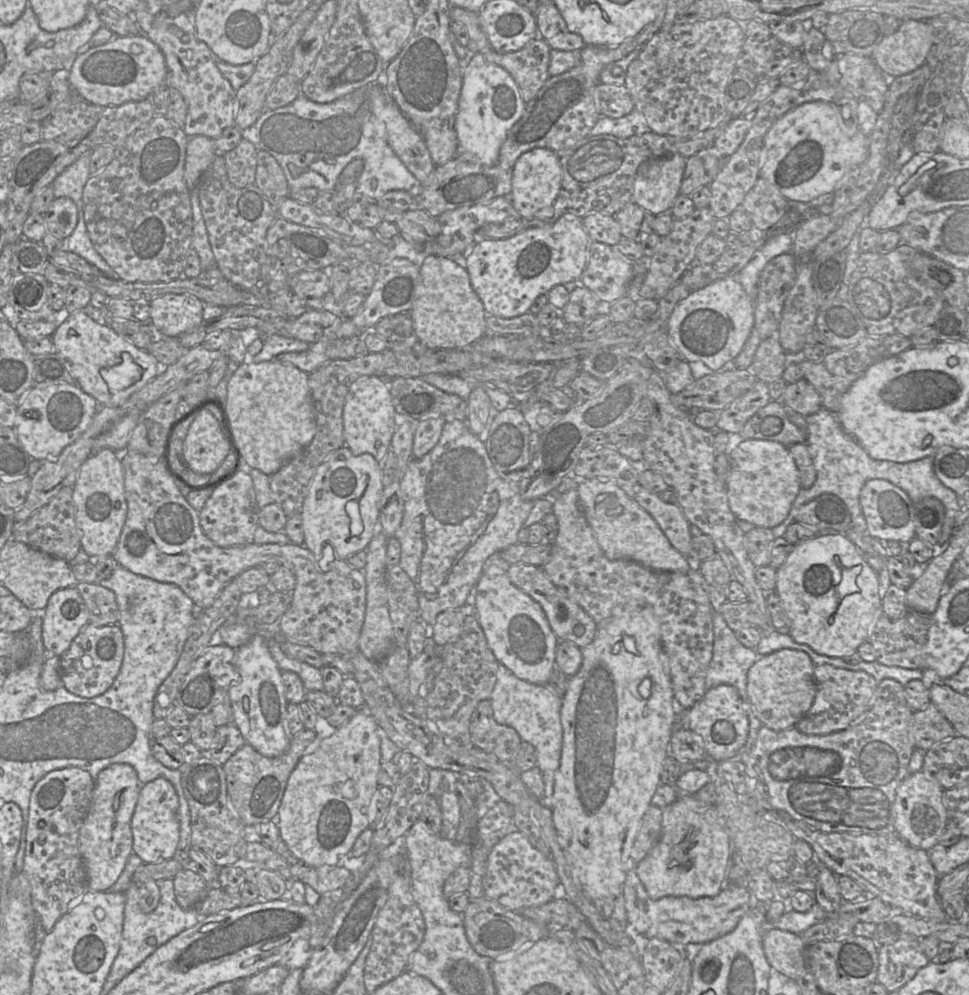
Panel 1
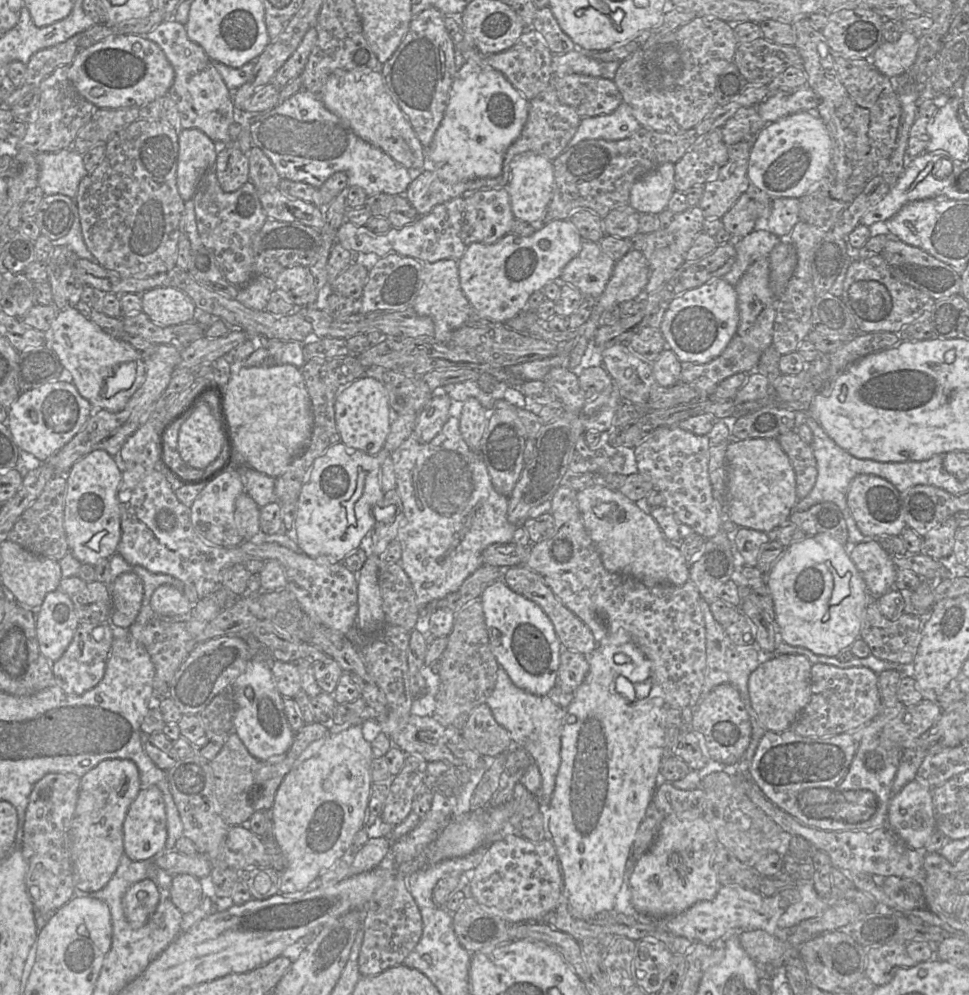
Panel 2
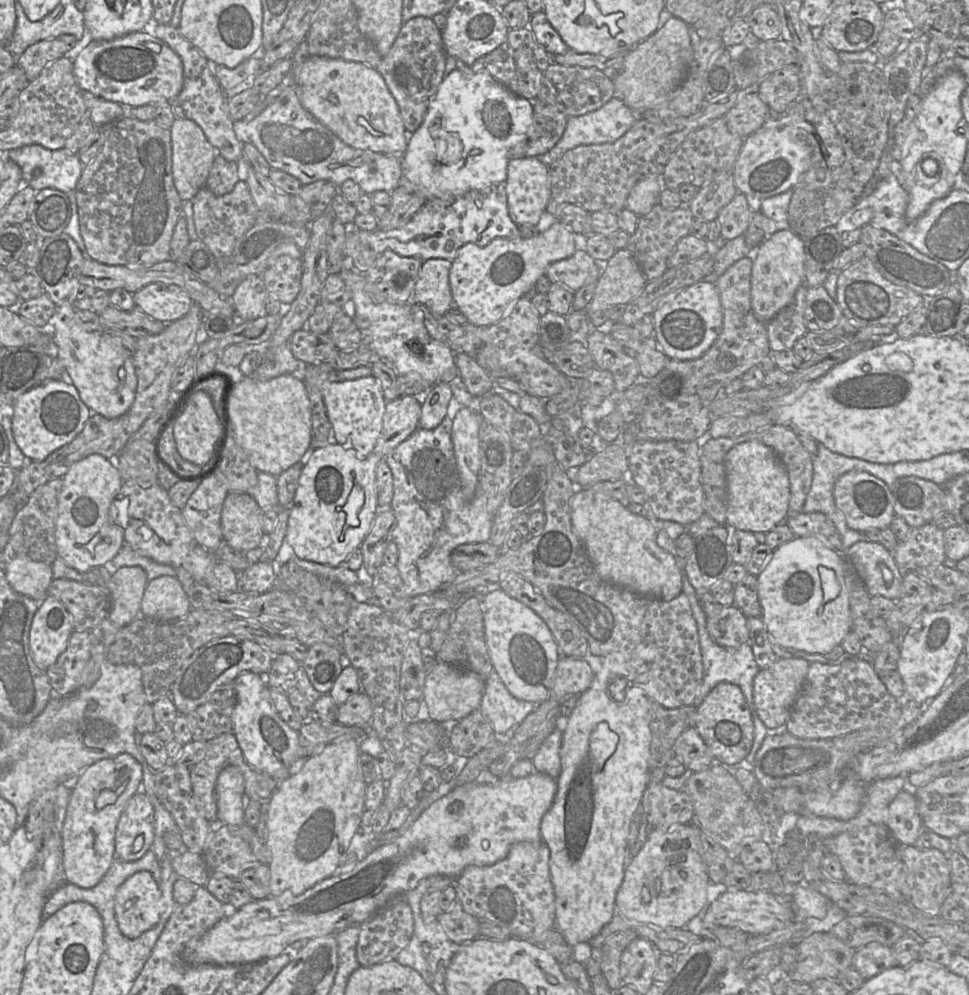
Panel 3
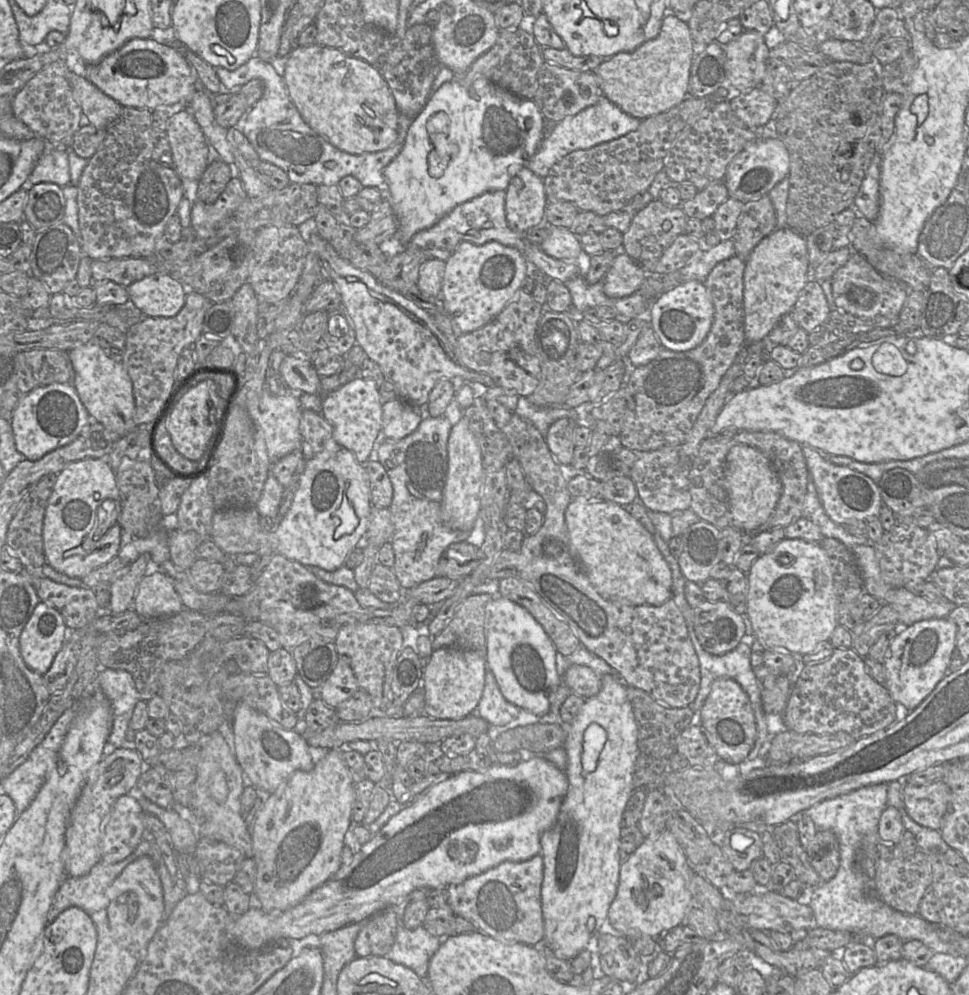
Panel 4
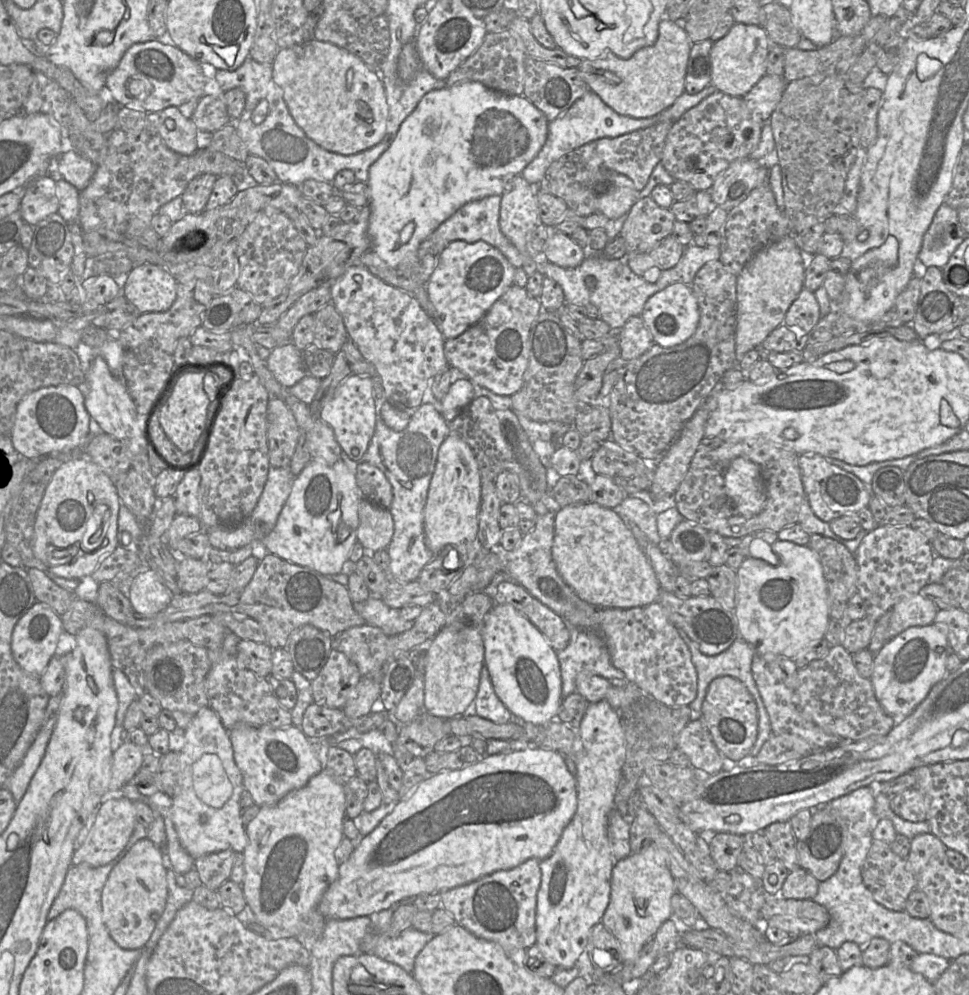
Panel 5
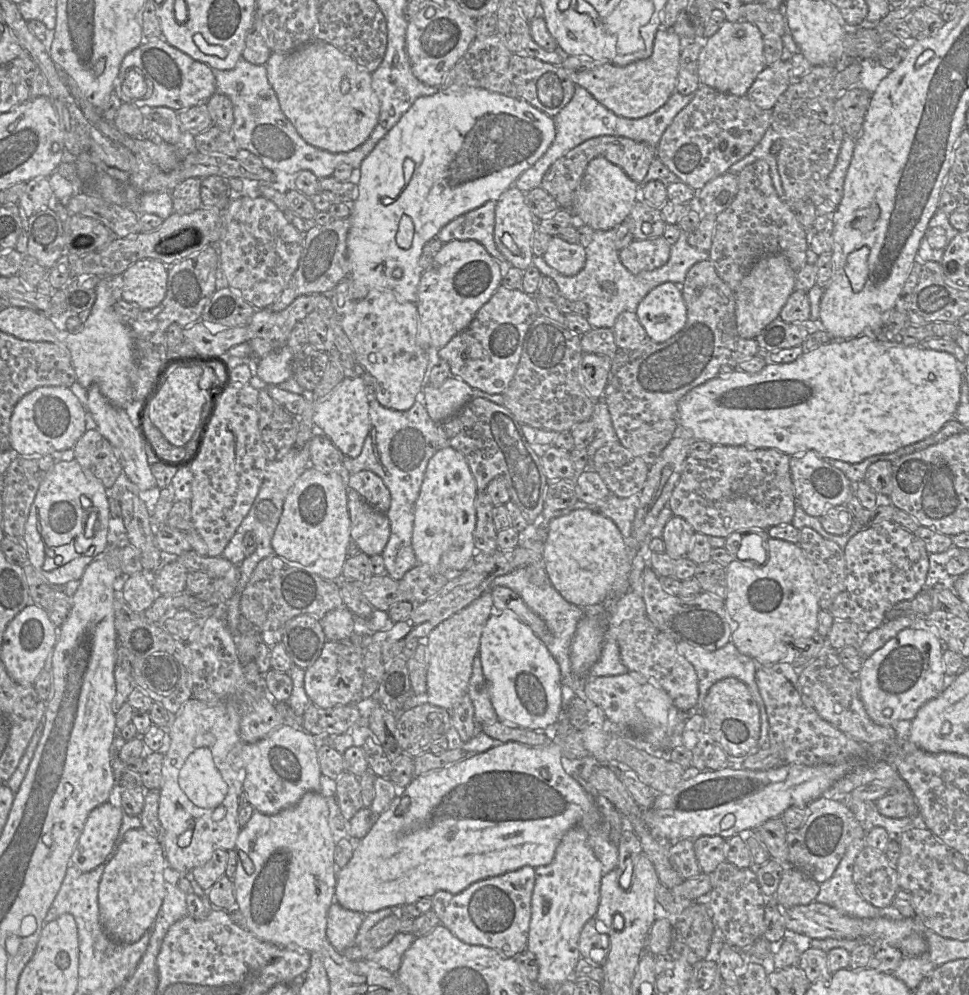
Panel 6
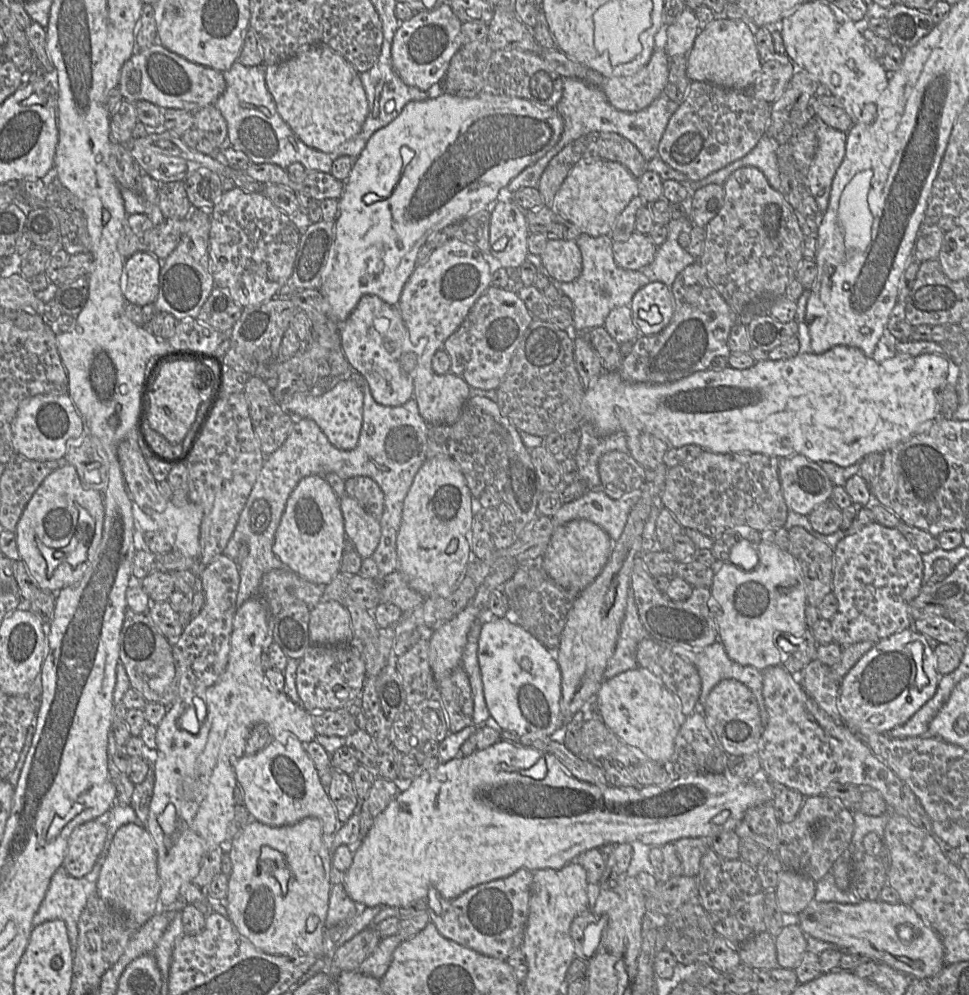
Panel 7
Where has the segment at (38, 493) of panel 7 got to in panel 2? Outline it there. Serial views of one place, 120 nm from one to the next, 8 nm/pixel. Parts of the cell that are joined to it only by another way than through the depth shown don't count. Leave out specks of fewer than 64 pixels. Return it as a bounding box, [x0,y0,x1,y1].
[64,450,122,565]

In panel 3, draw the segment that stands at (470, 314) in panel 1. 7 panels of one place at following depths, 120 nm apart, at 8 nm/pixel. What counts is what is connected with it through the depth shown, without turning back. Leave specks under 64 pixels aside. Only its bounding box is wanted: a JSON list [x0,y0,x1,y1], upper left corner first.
[413,258,453,315]

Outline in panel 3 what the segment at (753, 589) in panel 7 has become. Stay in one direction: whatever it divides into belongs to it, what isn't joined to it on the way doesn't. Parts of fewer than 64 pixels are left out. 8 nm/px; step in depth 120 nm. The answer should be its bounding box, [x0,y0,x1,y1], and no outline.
[757,536,851,654]

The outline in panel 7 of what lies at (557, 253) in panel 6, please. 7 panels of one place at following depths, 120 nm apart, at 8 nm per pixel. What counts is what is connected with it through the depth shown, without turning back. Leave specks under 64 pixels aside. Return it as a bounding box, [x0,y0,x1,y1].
[540,240,582,282]

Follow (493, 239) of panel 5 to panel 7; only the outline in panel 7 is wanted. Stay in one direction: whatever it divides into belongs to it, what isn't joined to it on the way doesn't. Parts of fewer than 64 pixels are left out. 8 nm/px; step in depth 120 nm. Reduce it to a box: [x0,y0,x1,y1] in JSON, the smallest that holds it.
[442,207,501,271]

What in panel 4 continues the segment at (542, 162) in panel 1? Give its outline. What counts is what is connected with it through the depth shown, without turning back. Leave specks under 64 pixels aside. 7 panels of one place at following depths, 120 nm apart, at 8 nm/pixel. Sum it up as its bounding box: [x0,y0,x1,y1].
[505,165,547,232]

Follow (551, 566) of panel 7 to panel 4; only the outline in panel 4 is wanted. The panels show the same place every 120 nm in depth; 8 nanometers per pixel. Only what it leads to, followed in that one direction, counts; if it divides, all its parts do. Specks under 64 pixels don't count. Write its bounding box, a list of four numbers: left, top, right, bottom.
[565,498,672,606]

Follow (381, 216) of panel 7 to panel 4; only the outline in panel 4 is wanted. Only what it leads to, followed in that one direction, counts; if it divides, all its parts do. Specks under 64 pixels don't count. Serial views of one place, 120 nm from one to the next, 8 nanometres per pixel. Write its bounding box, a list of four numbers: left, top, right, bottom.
[383,74,549,246]

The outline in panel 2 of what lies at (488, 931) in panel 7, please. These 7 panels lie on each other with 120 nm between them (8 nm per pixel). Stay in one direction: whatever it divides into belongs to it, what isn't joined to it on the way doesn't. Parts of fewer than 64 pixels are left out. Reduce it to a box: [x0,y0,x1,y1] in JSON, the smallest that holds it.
[468,832,563,924]

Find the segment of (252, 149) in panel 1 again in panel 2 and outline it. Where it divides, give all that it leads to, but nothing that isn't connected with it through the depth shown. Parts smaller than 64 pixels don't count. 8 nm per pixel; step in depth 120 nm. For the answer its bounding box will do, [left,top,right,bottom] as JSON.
[213,143,249,192]

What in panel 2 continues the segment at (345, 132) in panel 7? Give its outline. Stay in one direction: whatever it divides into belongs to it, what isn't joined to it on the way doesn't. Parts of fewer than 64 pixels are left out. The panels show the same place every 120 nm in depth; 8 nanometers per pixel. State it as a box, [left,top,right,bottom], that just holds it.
[319,70,425,170]

